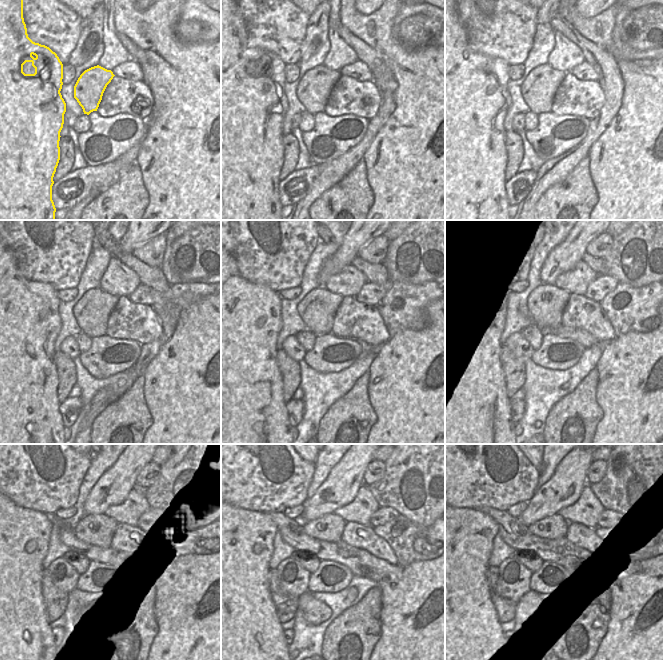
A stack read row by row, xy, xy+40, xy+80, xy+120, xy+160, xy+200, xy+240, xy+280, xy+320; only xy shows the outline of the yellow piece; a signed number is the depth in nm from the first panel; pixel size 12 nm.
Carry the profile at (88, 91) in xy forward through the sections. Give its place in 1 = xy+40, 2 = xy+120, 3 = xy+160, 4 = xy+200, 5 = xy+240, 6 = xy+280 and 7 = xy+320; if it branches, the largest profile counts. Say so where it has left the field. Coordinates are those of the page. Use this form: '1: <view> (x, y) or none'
1: xy+40 (314, 88)
2: xy+120 (93, 309)
3: xy+160 (317, 309)
4: xy+200 (545, 304)
5: xy+240 (95, 529)
6: xy+280 (329, 527)
7: xy+320 (555, 526)

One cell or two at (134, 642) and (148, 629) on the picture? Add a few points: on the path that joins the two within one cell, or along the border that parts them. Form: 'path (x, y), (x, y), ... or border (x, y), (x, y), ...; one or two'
path (137, 639), (145, 631); one

